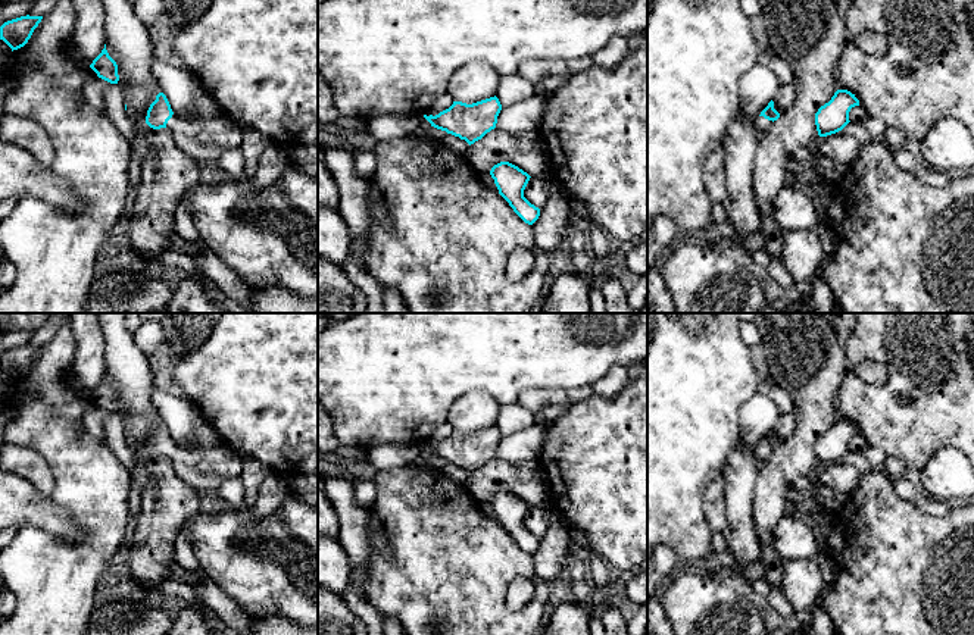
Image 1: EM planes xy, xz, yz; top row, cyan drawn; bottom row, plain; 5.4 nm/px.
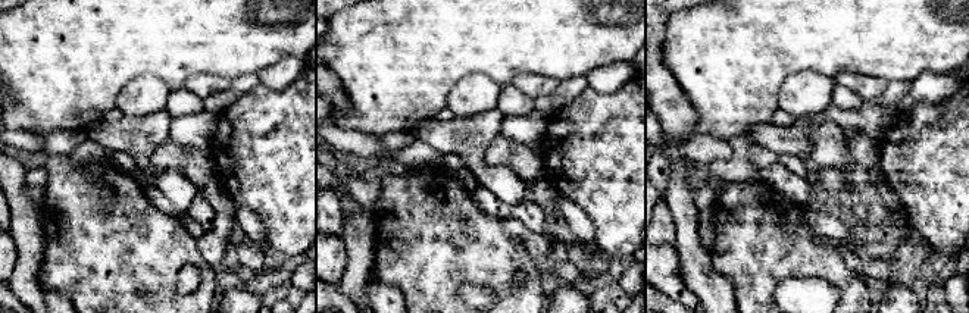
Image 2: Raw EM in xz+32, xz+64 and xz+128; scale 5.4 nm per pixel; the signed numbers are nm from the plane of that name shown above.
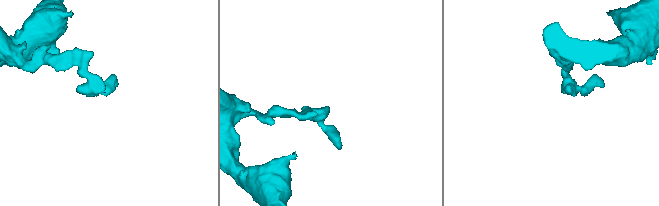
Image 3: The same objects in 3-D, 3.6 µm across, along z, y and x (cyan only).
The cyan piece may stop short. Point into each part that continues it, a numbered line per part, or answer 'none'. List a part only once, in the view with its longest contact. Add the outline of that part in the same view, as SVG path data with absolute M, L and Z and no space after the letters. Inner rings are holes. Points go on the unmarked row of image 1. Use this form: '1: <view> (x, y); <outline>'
1: xy (205, 469); M177 444L166 453L177 476L196 491L216 491L222 482L238 478L243 459L227 444L190 451Z

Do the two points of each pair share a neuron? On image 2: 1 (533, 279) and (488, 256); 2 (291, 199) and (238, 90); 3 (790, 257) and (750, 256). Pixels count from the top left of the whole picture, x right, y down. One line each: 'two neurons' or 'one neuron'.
1: one neuron
2: two neurons
3: one neuron

